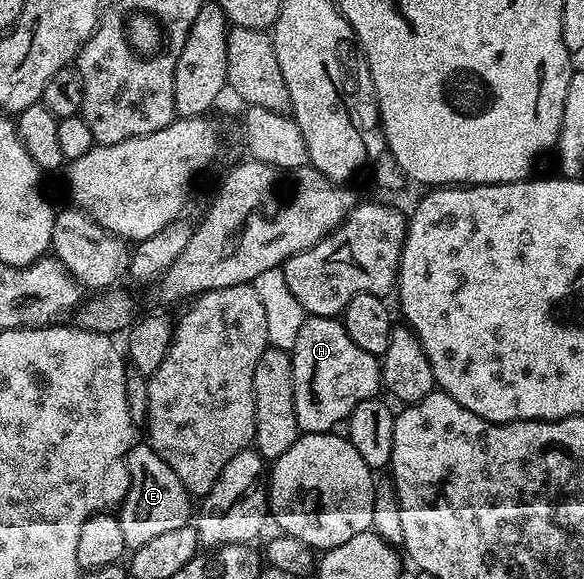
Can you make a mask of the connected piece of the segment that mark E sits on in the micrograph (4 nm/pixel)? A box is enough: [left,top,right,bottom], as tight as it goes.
[117,442,193,541]

